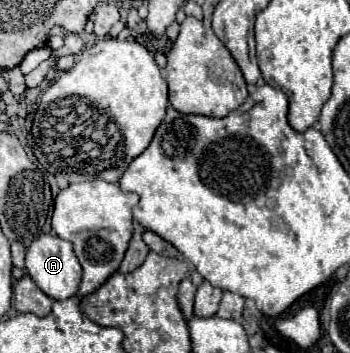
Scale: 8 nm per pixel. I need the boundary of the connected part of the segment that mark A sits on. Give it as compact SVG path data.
M40 234L26 250L26 272L38 284L38 288L54 300L66 300L78 292L82 266L72 250L68 240L58 238L56 234Z

